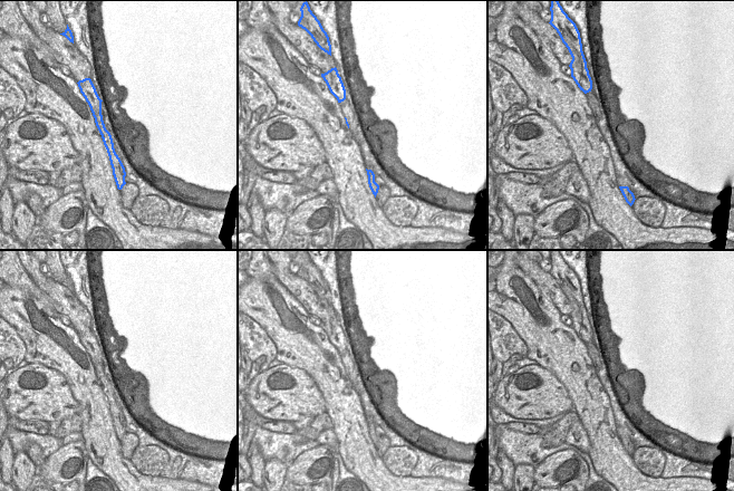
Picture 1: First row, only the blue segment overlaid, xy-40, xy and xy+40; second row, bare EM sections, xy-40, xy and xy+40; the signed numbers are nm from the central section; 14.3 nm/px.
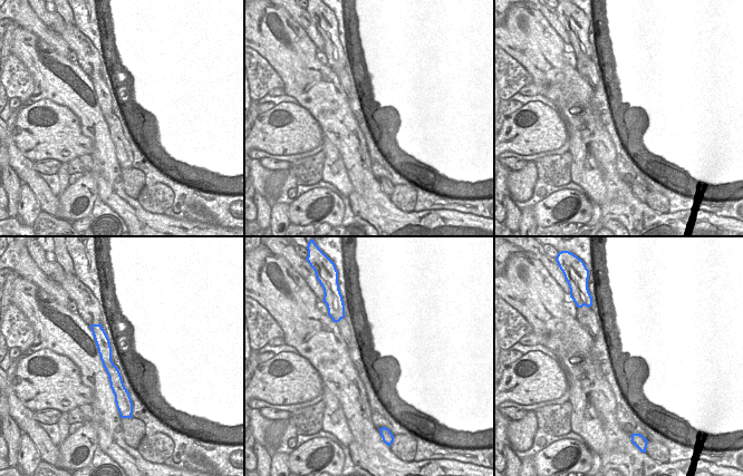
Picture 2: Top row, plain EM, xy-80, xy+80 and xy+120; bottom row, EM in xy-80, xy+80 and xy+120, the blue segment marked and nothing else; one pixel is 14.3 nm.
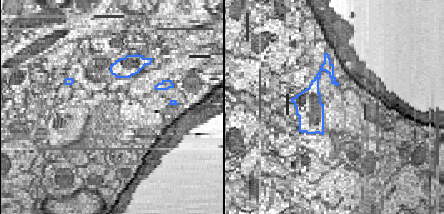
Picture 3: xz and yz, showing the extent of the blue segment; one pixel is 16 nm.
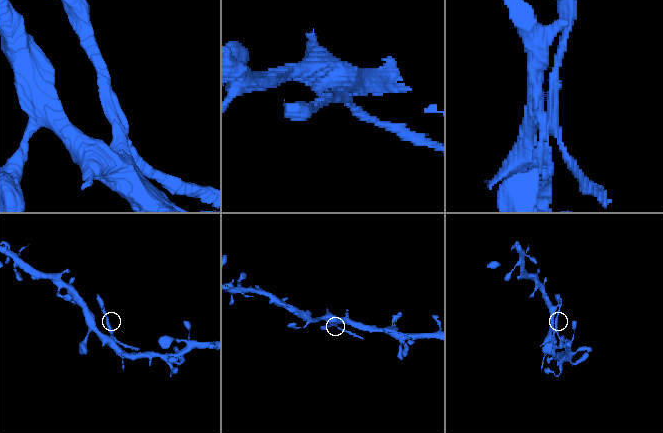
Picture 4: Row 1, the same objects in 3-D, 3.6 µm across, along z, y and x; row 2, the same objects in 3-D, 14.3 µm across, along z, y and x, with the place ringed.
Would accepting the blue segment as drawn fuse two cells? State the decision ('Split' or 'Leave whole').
Split

